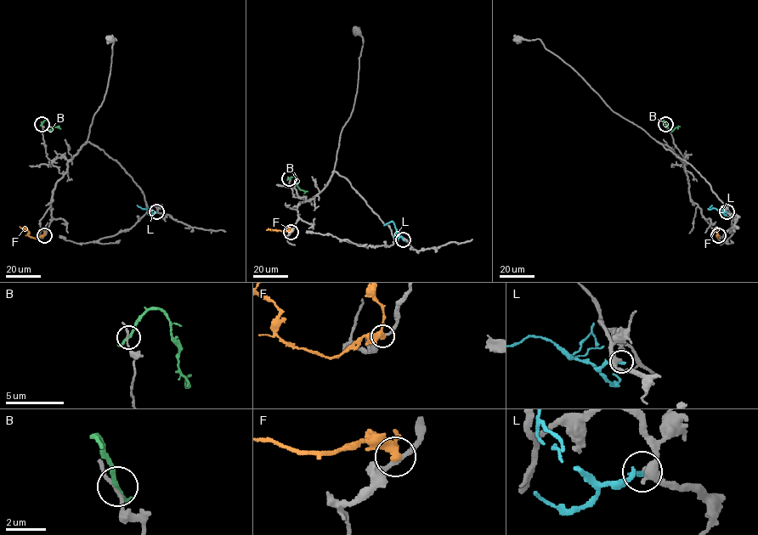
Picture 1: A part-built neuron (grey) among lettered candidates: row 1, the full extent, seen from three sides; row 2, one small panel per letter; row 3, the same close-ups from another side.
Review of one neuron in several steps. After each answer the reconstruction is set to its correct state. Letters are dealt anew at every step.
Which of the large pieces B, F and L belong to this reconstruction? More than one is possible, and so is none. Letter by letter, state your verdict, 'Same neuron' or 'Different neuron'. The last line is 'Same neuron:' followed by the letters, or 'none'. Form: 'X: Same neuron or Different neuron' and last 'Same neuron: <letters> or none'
B: Different neuron
F: Different neuron
L: Different neuron
Same neuron: none

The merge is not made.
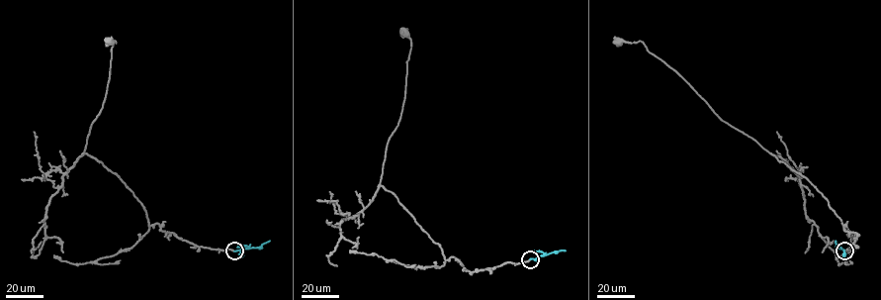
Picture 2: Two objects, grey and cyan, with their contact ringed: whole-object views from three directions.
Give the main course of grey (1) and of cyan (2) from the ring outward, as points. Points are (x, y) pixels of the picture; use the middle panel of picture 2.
1: (530, 259), (468, 270), (453, 256), (445, 258), (439, 245), (380, 184), (405, 90), (411, 42), (404, 33)
2: (530, 259), (566, 250)

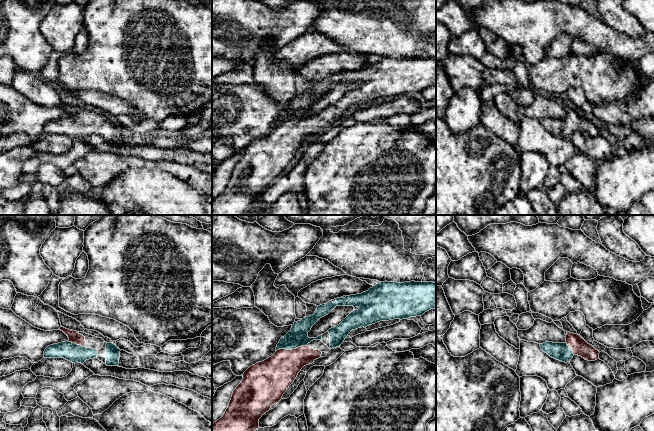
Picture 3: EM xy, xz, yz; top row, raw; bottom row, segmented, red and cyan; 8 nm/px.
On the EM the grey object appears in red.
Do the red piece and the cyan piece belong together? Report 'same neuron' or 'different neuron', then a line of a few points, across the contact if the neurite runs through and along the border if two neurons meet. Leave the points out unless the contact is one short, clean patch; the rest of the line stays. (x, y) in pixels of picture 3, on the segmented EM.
same neuron; line xz (274, 375), (291, 356), (291, 349), (298, 335)

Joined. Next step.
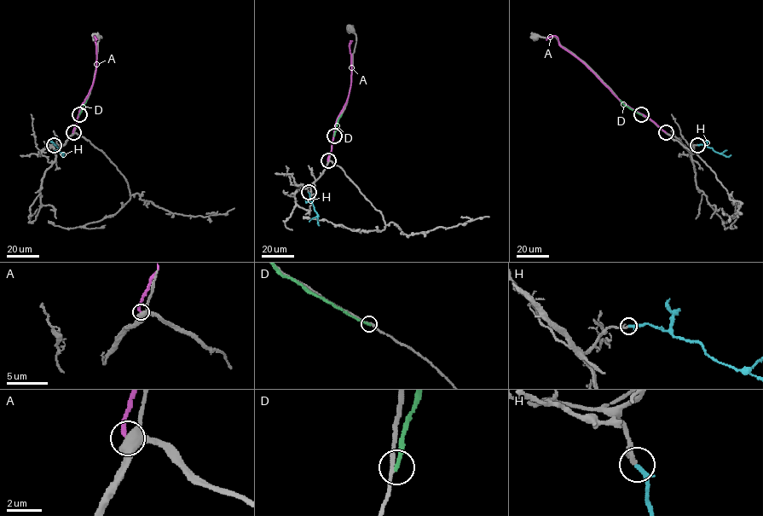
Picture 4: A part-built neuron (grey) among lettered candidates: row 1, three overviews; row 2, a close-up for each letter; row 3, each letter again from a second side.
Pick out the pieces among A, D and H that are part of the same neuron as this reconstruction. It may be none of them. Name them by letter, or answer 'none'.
H

